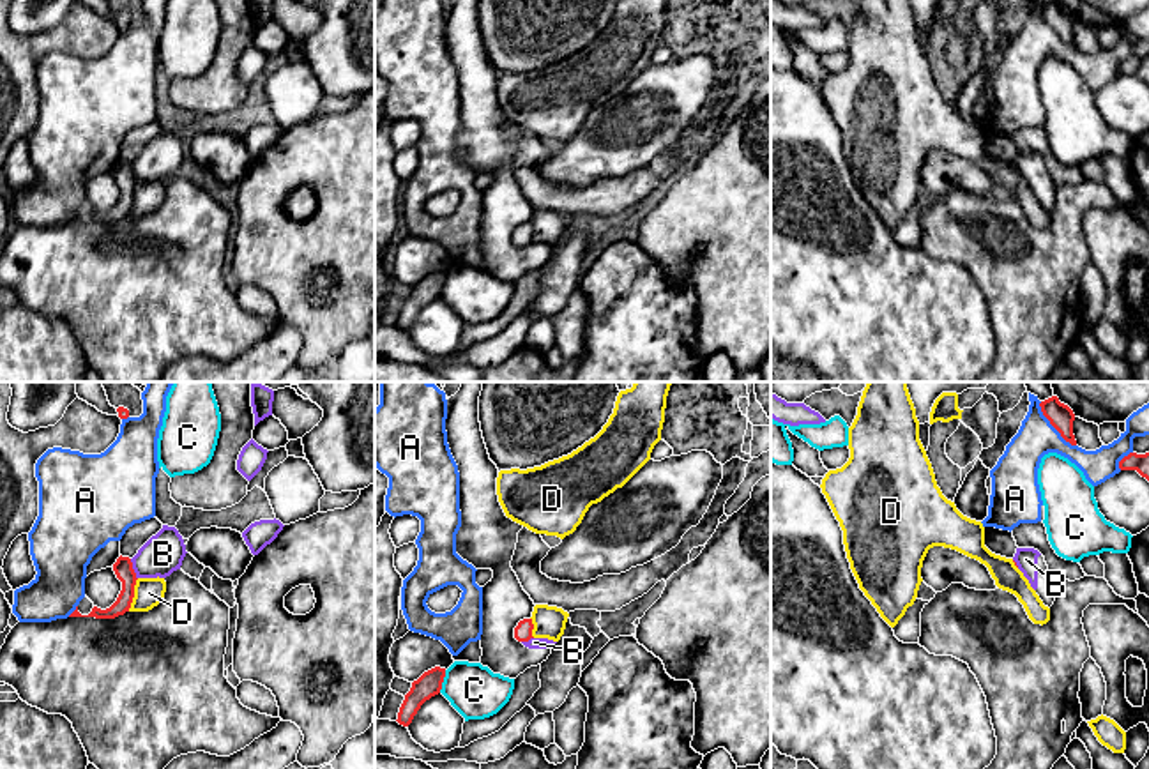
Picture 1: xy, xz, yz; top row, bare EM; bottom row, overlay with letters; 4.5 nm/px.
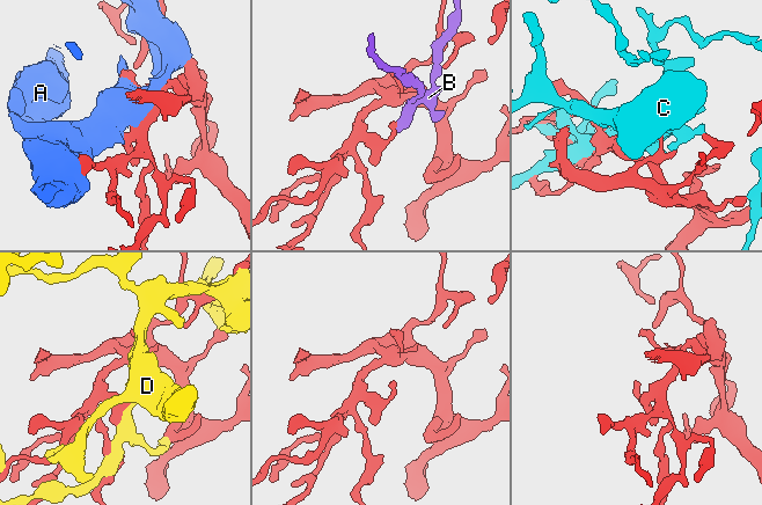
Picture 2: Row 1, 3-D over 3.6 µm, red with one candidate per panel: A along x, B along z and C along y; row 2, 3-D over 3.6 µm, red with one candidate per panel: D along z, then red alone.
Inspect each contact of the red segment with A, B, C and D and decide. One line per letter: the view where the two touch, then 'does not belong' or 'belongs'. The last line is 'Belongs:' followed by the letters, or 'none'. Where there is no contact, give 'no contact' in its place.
A: contact in yz; does not belong
B: contact in xy; does not belong
C: contact in xz; does not belong
D: contact in xy; does not belong
Belongs: none

